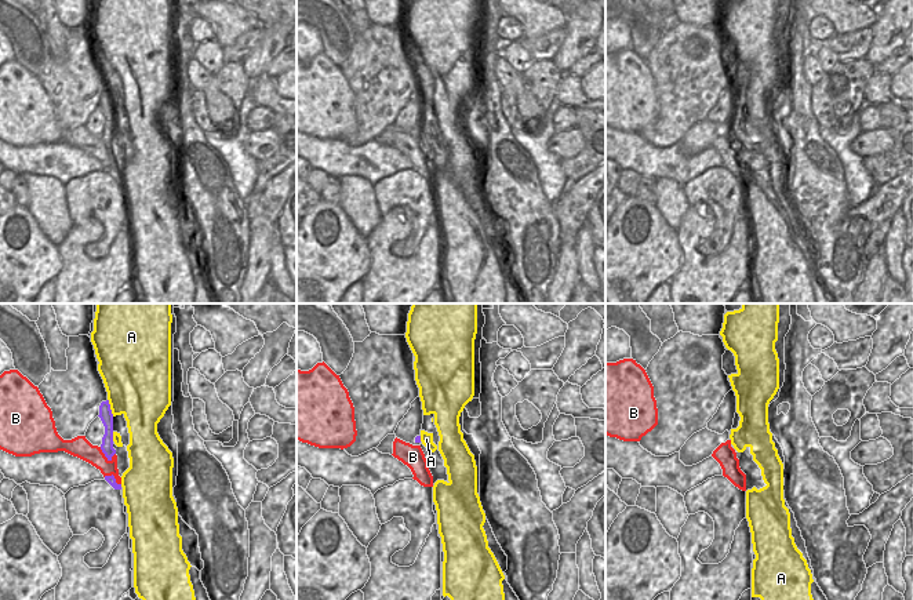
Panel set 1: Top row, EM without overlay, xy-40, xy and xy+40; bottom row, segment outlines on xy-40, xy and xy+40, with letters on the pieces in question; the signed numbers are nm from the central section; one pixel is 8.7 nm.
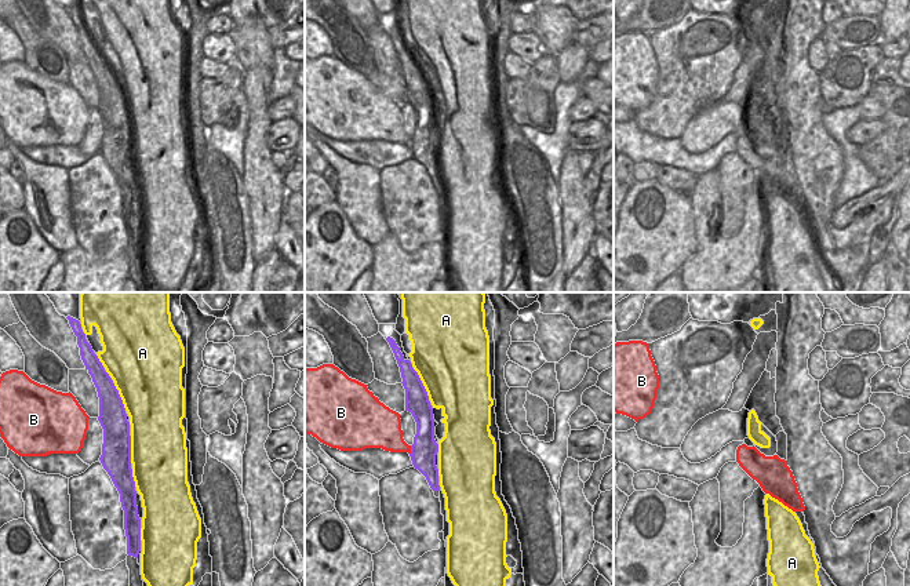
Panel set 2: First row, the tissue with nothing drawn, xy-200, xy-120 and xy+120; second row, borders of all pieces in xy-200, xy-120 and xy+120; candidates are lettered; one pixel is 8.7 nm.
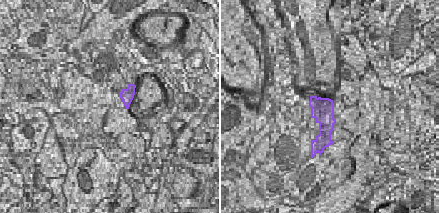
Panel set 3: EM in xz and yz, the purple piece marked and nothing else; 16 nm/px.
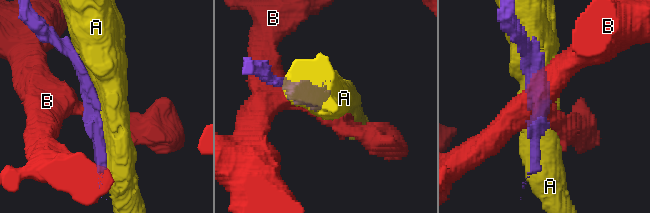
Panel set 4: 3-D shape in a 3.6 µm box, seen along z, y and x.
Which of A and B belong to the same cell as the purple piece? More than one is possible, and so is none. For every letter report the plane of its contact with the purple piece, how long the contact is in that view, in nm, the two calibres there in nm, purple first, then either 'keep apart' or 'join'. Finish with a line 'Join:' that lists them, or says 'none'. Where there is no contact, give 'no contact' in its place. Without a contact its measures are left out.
A: xy-40 | 160 nm | 120/440 nm | keep apart
B: xy-40 | 170 nm | 110/180 nm | keep apart
Join: none

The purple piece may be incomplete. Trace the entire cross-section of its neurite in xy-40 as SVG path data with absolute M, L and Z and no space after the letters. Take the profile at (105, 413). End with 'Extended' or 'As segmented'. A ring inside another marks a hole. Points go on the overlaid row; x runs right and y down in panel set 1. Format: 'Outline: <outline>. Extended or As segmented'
Outline: M109 400L101 403L98 417L101 418L105 426L105 434L102 437L101 450L108 458L108 461L112 461L112 457L116 454L116 450L113 448L113 414L110 410Z. As segmented.

